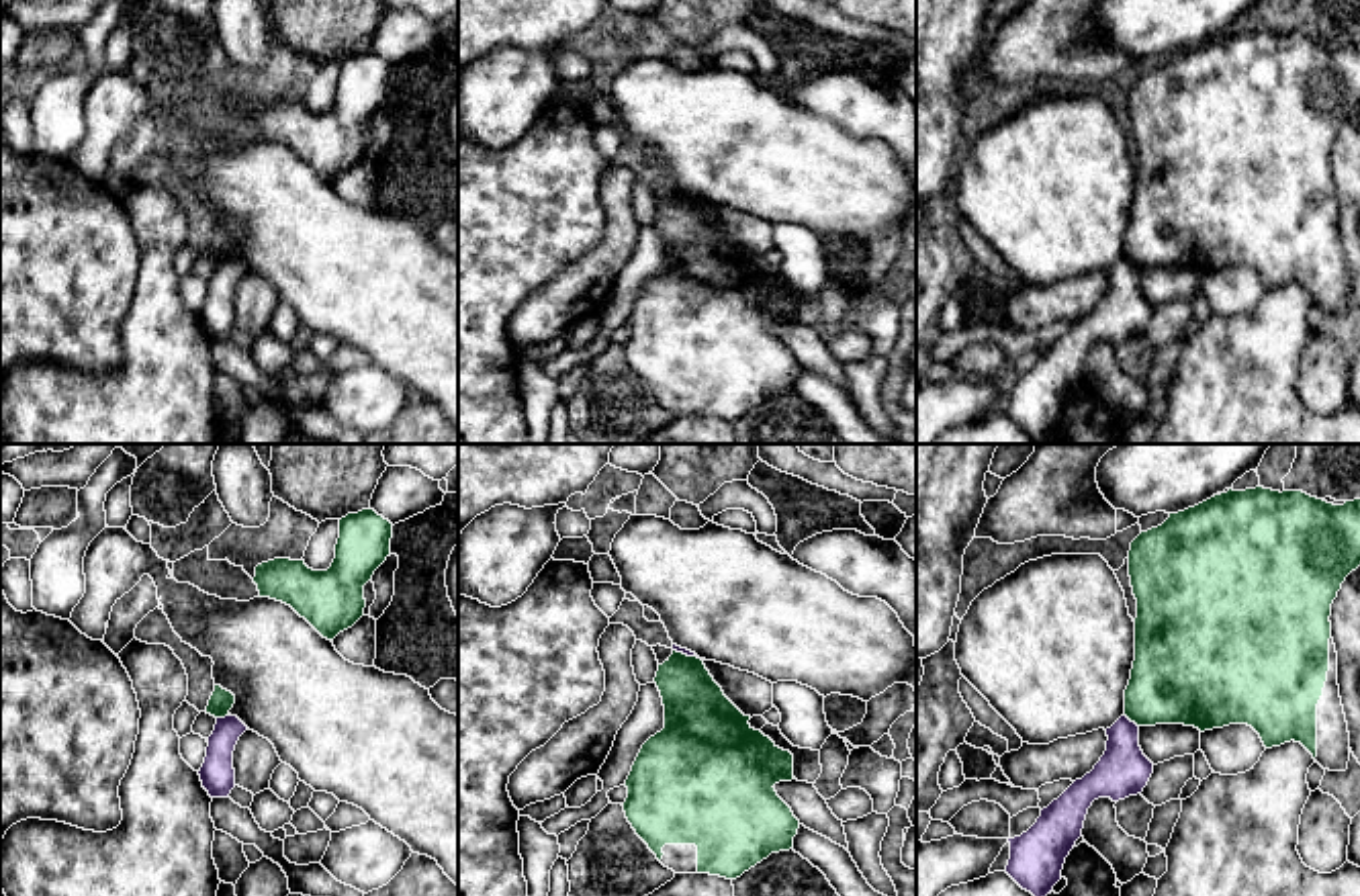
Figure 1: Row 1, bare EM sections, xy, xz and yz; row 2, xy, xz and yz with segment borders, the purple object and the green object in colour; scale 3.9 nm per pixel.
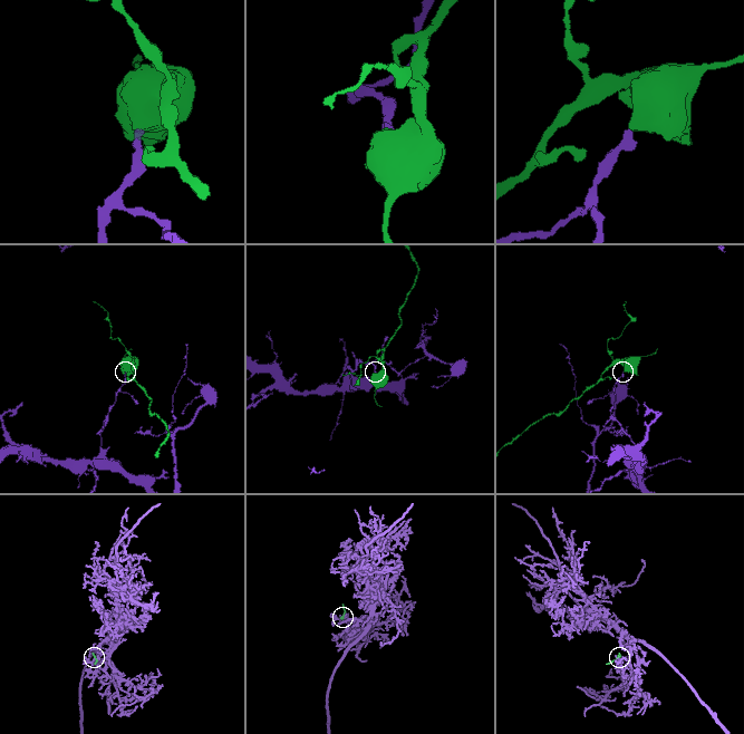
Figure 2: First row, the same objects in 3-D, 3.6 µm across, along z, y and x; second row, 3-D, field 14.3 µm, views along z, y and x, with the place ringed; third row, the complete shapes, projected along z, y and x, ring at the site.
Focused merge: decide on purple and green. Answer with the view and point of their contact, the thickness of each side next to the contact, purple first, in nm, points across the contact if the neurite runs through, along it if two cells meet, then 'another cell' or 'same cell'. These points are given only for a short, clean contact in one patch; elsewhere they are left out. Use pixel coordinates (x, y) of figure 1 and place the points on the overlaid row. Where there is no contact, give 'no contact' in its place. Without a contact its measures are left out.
contact yz (1129, 721); calibres 200 and 360 nm; border yz (1125, 714), (1138, 727); another cell

